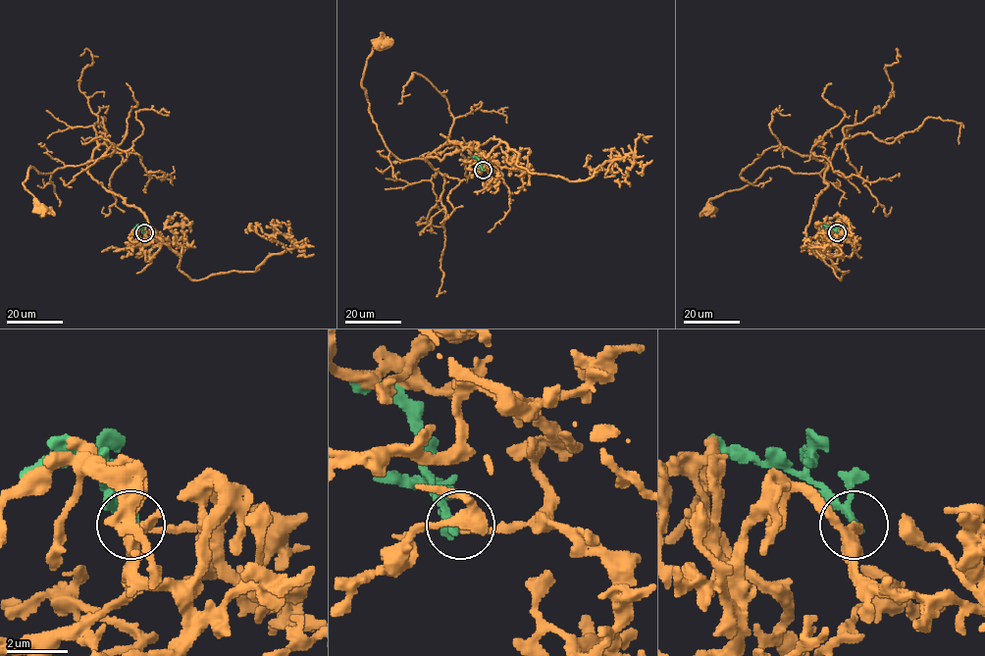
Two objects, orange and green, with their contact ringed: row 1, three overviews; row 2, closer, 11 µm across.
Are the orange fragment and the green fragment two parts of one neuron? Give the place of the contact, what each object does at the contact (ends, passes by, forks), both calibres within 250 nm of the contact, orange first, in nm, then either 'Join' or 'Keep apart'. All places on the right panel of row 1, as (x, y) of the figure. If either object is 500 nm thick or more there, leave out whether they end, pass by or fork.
Place: (837, 232). At the ring orange ends. At the ring green passes by. Thickness 150 nm (orange) against 240 nm. Keep apart

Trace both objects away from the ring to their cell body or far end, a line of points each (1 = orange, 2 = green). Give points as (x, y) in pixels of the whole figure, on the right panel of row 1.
1: (837, 232), (820, 248), (824, 261), (806, 240), (828, 164), (813, 174), (767, 168), (709, 209)
2: (837, 232), (827, 227), (823, 228)

